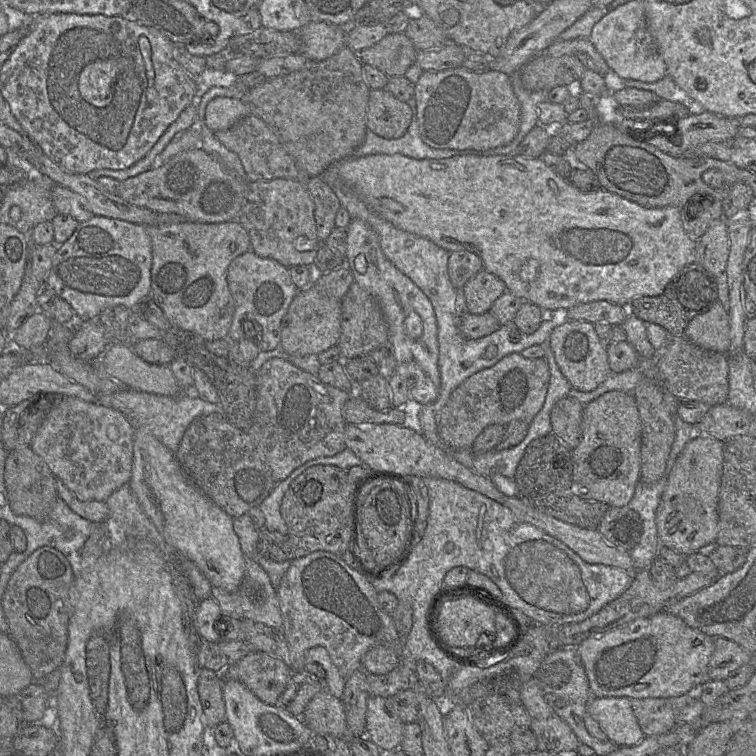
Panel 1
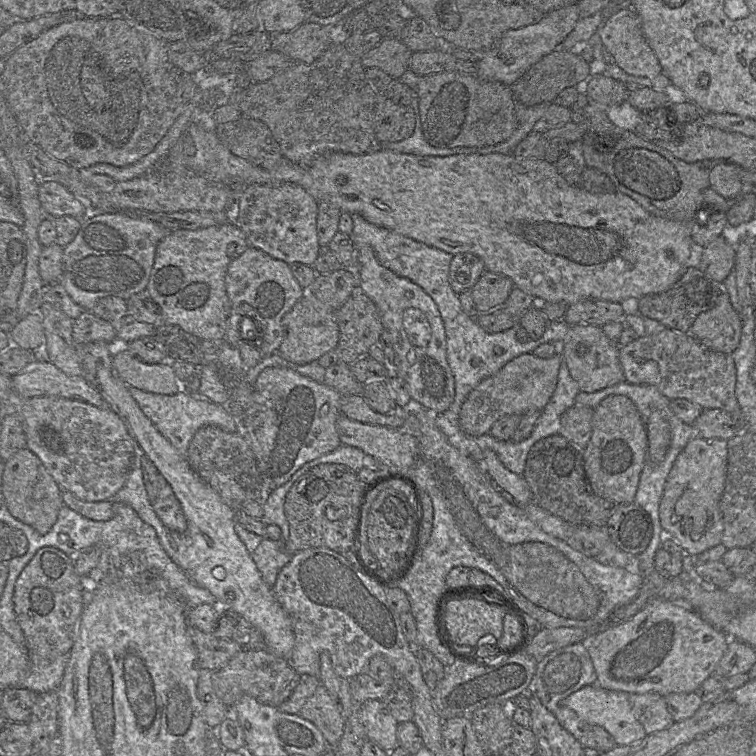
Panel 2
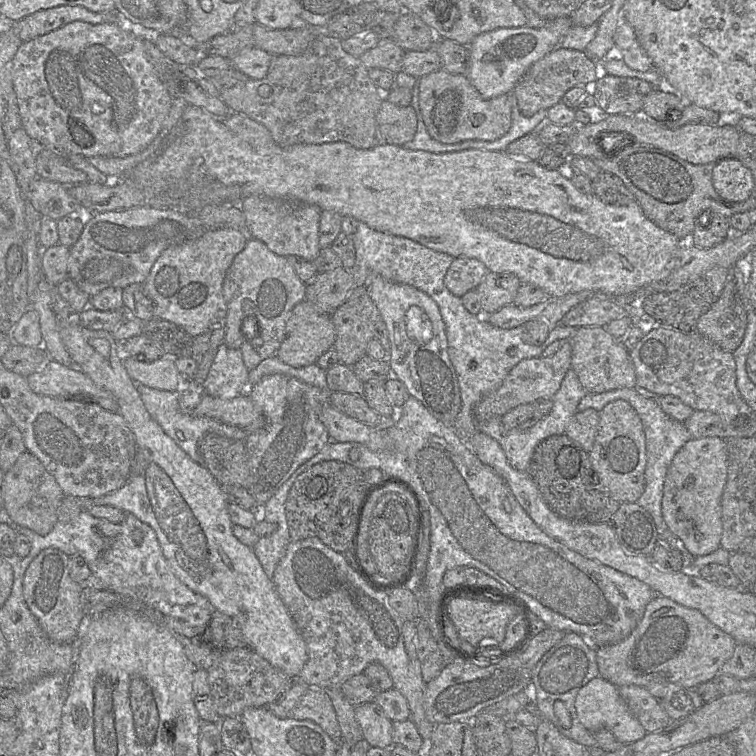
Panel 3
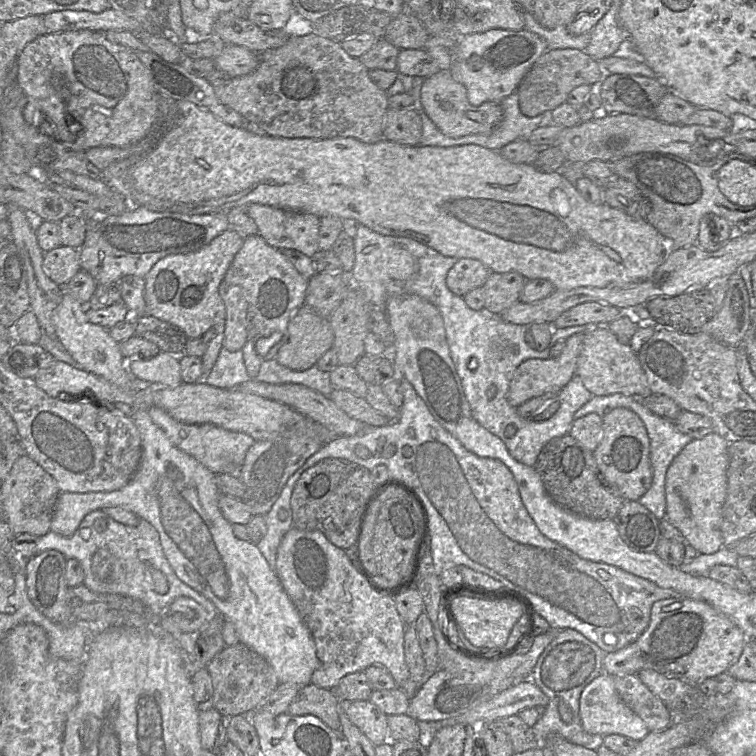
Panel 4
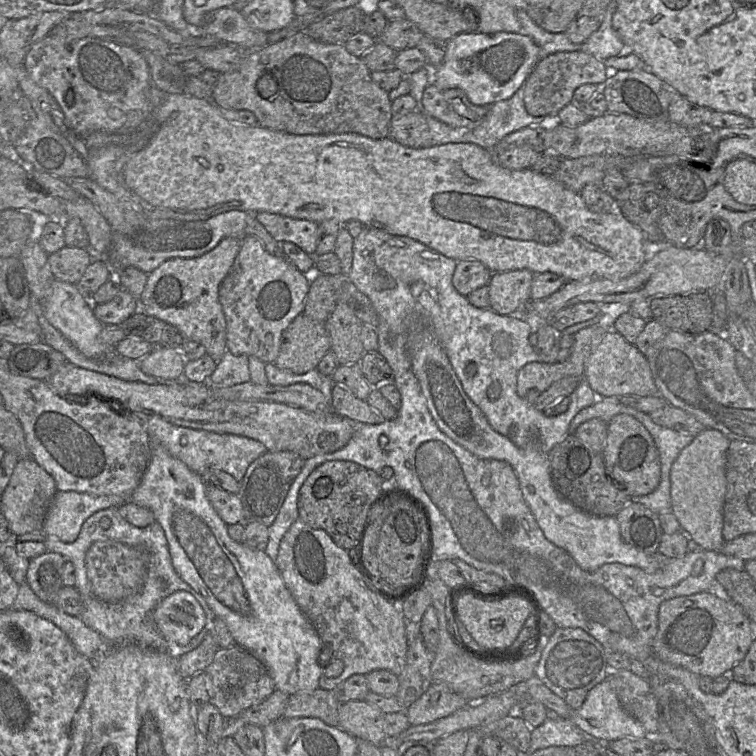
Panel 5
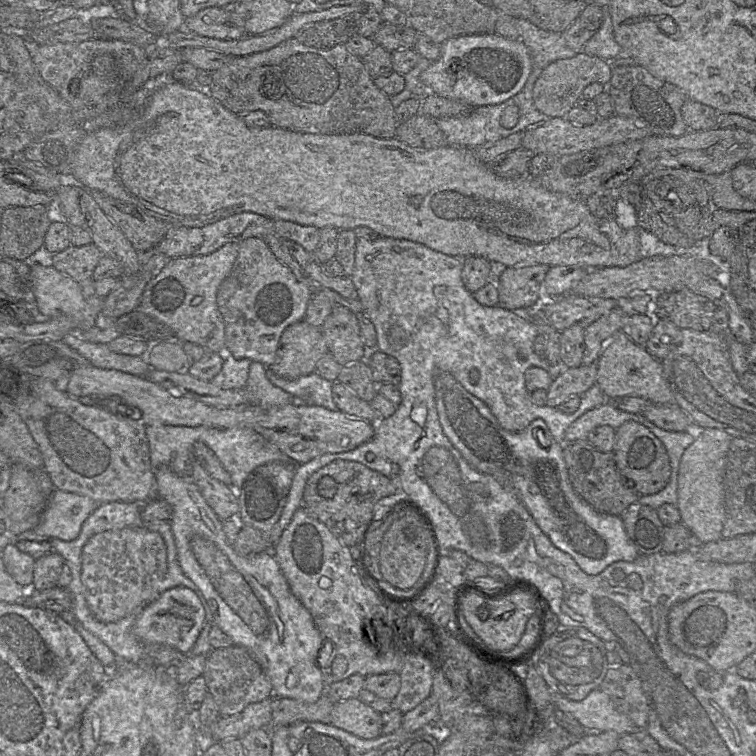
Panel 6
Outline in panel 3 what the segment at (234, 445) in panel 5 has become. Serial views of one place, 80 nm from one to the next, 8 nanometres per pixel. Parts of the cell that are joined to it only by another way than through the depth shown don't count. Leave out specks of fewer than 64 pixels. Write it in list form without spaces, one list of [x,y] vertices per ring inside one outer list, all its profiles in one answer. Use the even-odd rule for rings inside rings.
[[[137,385],[137,390],[150,416],[161,426],[164,432],[196,463],[203,466],[203,459],[198,451],[198,442],[206,434],[215,433],[220,436],[245,440],[248,432],[236,426],[232,426],[209,417],[198,417],[181,411],[179,391],[162,391],[143,385]]]

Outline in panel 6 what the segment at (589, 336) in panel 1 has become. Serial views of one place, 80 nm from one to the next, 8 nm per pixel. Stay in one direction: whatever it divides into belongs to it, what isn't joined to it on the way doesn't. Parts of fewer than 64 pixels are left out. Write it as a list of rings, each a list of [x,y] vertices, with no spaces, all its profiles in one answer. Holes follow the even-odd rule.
[[[622,331],[616,332],[605,345],[596,361],[596,384],[609,400],[624,396],[644,398],[655,405],[676,405],[675,397],[663,374],[661,361],[644,347],[632,341]]]

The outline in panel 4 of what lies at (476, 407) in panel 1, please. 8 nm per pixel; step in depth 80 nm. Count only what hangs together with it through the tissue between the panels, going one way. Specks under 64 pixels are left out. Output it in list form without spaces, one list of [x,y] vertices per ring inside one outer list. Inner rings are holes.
[[[585,333],[574,334],[566,340],[562,353],[557,358],[529,359],[522,362],[515,370],[510,381],[507,401],[518,407],[526,401],[549,392],[558,392],[576,375],[577,360],[581,353]]]

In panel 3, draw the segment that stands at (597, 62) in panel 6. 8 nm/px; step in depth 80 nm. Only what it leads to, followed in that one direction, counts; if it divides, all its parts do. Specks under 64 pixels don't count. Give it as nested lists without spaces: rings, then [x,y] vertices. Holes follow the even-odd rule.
[[[555,48],[535,62],[512,90],[522,115],[529,117],[561,102],[567,91],[576,86],[591,87],[597,81],[595,63],[582,51]]]

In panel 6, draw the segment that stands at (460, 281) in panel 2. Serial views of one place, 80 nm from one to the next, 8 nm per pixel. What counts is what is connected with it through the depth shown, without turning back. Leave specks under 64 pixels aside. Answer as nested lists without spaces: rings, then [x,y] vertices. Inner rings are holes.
[[[470,256],[461,259],[463,260],[461,278],[465,288],[471,294],[493,281],[497,273],[505,269],[502,264],[490,263],[482,257]]]

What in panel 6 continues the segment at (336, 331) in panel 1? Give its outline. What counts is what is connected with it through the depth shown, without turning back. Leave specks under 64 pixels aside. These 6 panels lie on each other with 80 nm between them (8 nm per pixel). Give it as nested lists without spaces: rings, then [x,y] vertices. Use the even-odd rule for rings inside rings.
[[[301,320],[288,326],[280,338],[276,358],[273,364],[267,368],[285,379],[295,380],[307,376],[316,370],[318,362],[328,353],[327,344],[321,328],[308,324]]]

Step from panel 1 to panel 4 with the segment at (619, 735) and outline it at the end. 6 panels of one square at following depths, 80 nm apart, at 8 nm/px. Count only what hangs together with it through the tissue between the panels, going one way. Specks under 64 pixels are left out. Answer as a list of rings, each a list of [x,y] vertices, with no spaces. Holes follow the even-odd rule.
[[[605,672],[583,689],[579,700],[579,715],[584,730],[593,736],[620,734],[639,742],[650,732],[645,722],[619,696],[614,676]]]

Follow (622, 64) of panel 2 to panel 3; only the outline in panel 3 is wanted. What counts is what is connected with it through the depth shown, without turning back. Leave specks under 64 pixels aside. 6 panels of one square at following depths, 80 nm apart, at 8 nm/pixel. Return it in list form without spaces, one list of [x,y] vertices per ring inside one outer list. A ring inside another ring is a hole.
[[[622,20],[614,35],[615,47],[604,59],[622,58],[631,69],[647,72],[653,69],[653,63],[641,47],[632,26]]]

